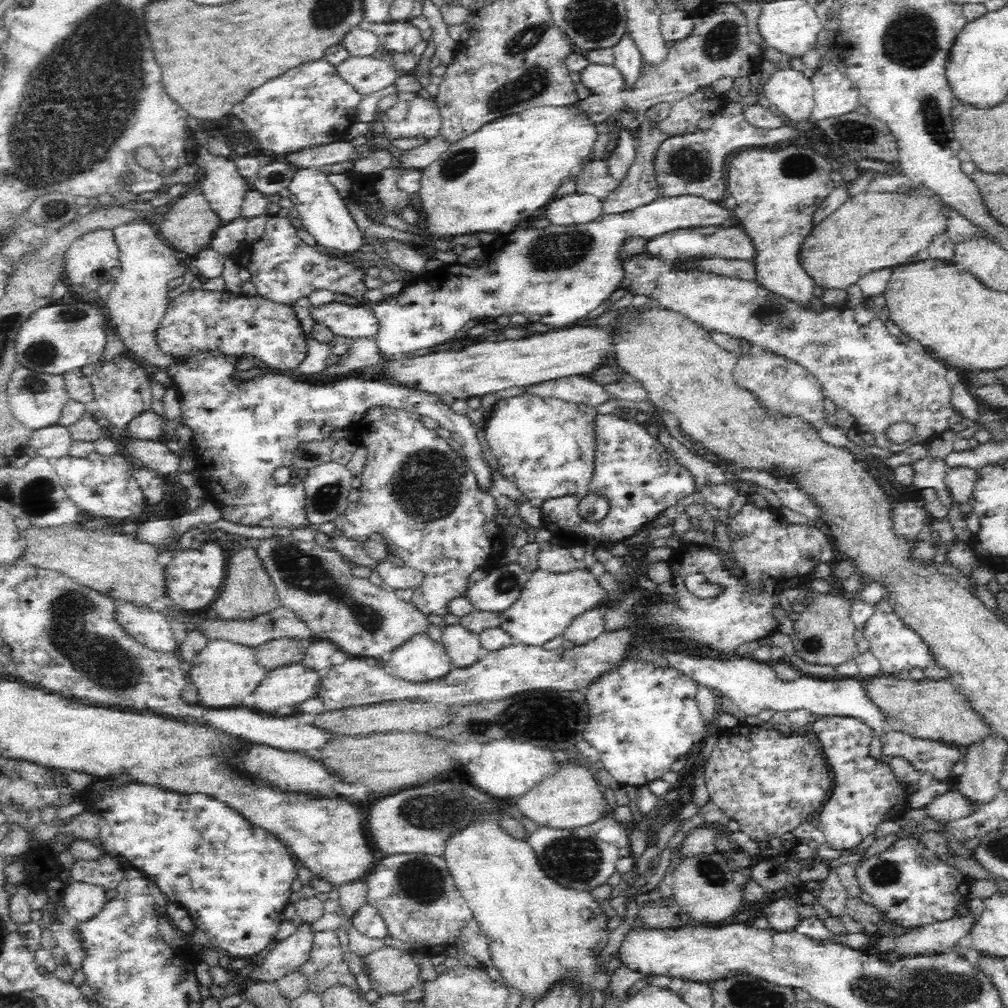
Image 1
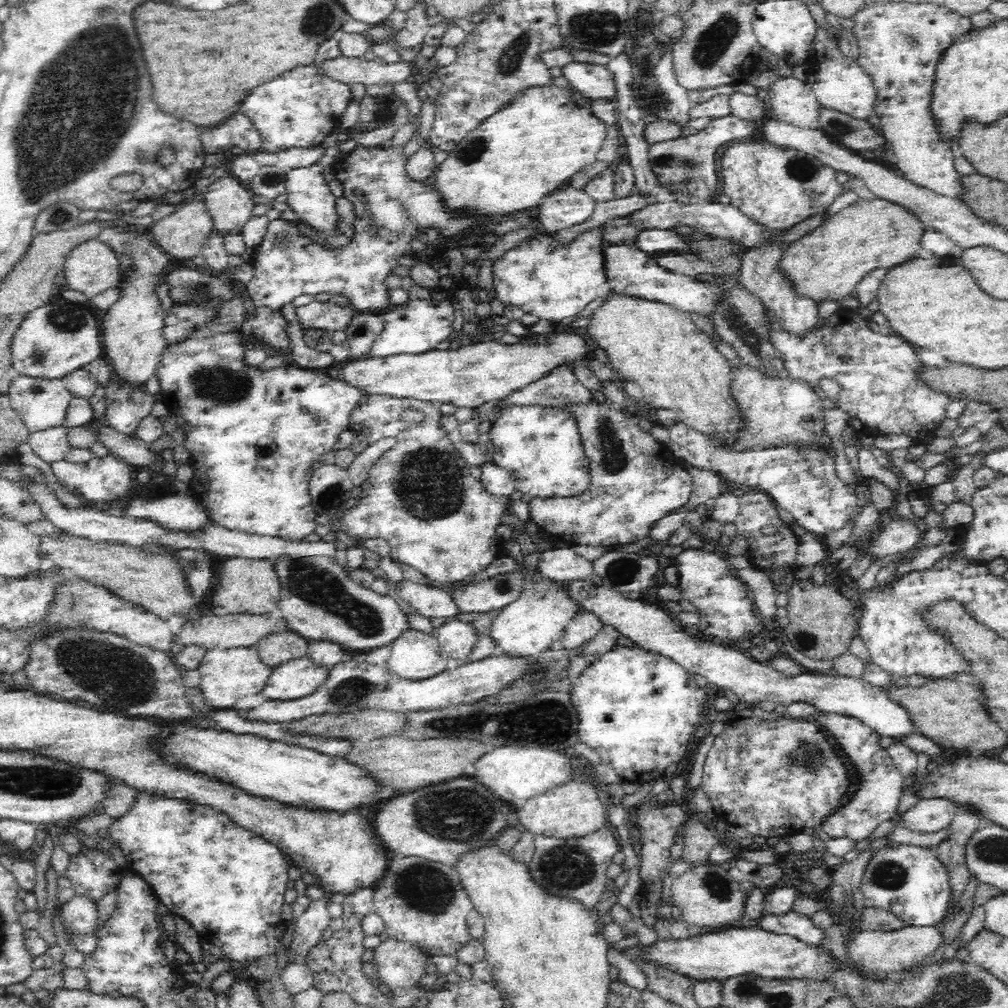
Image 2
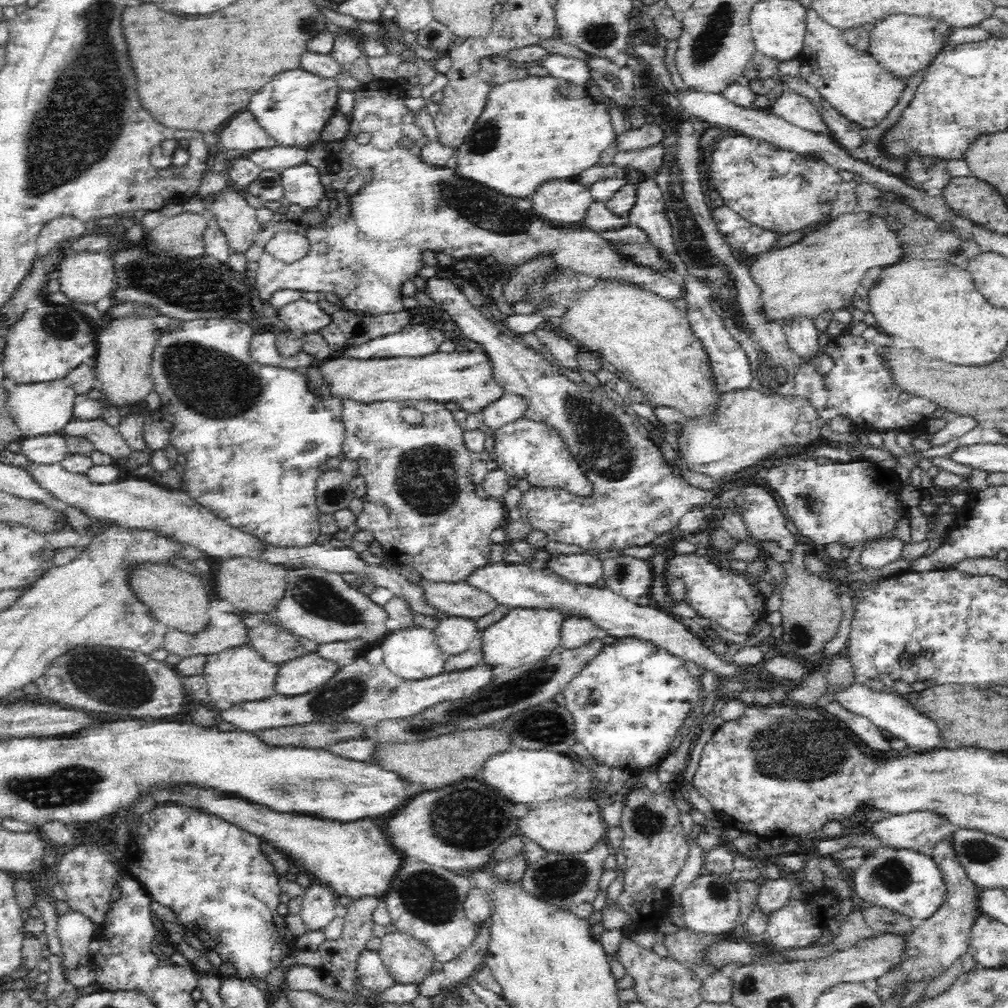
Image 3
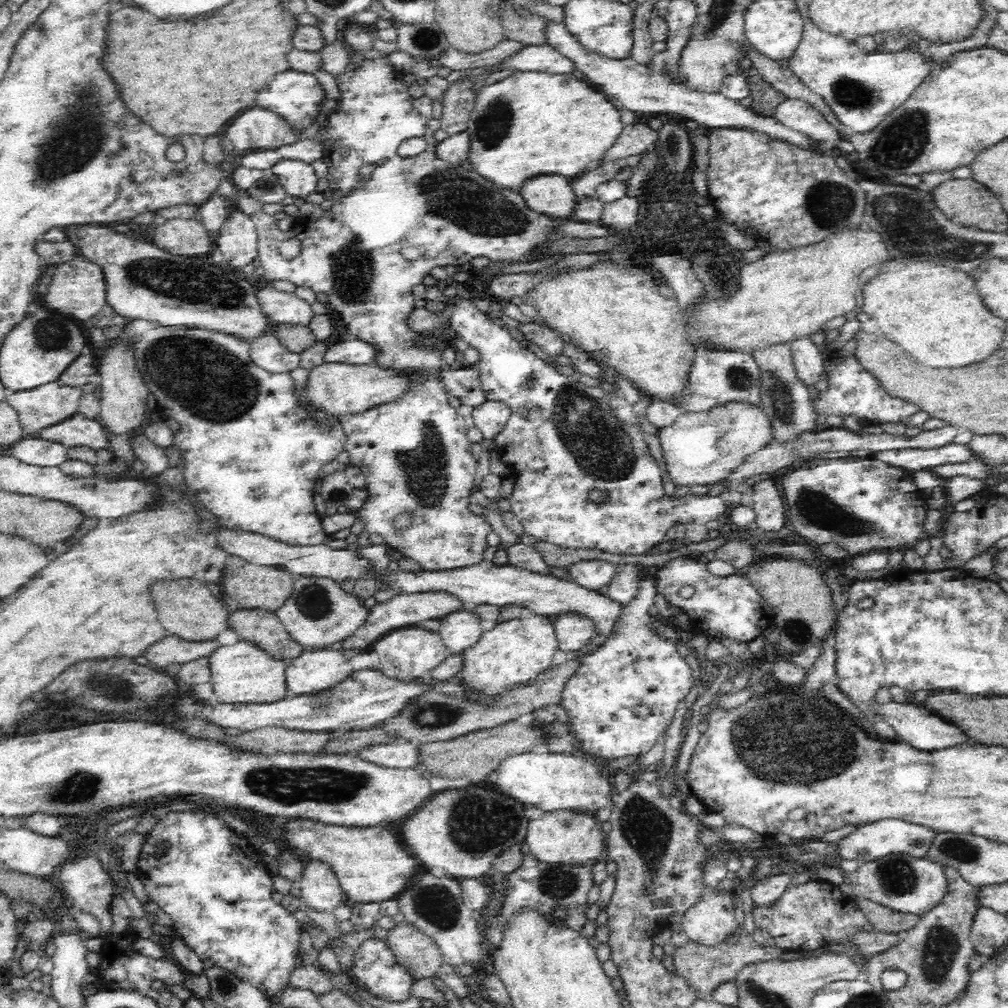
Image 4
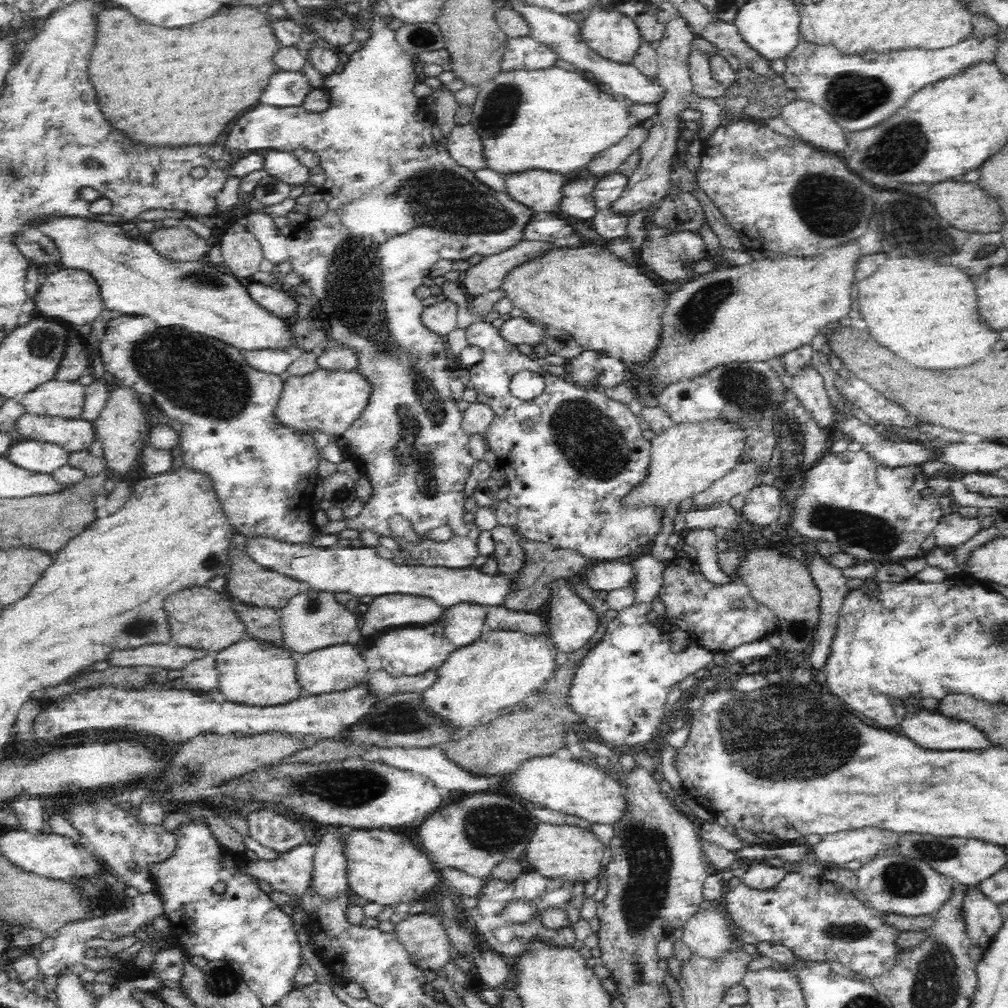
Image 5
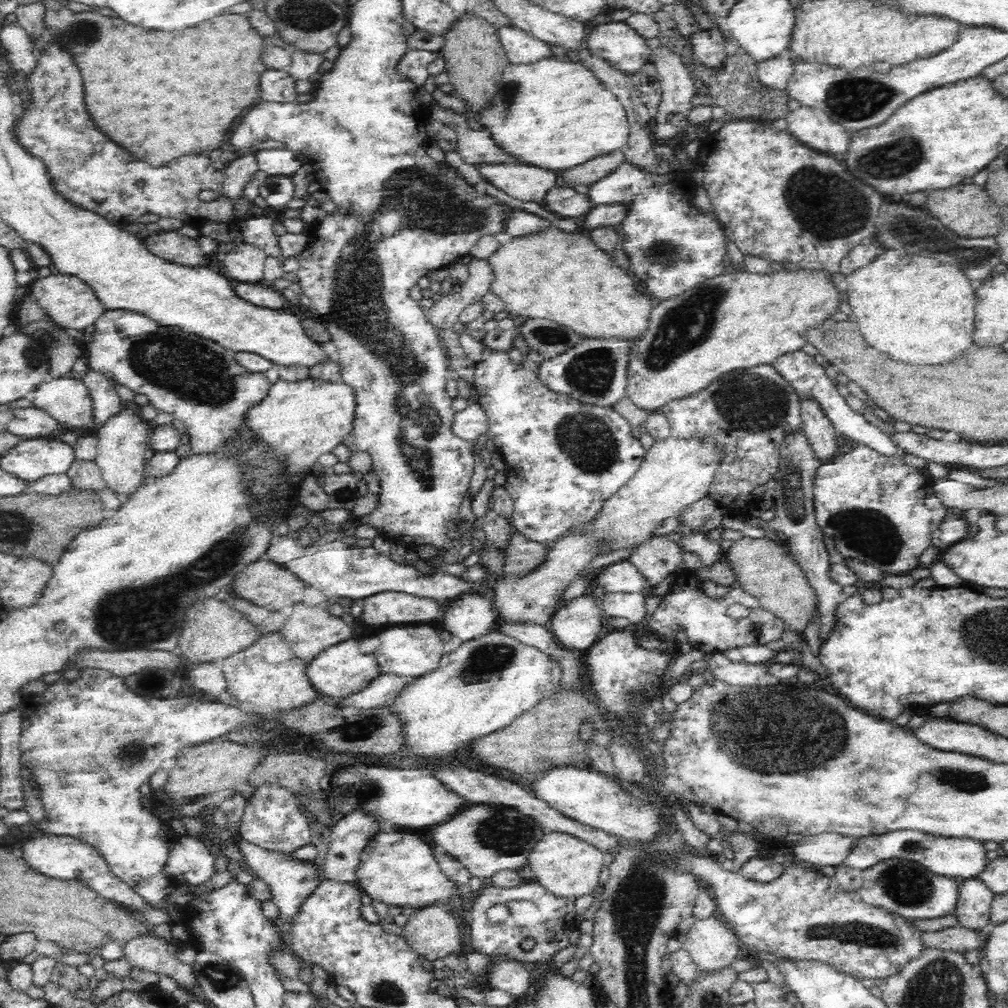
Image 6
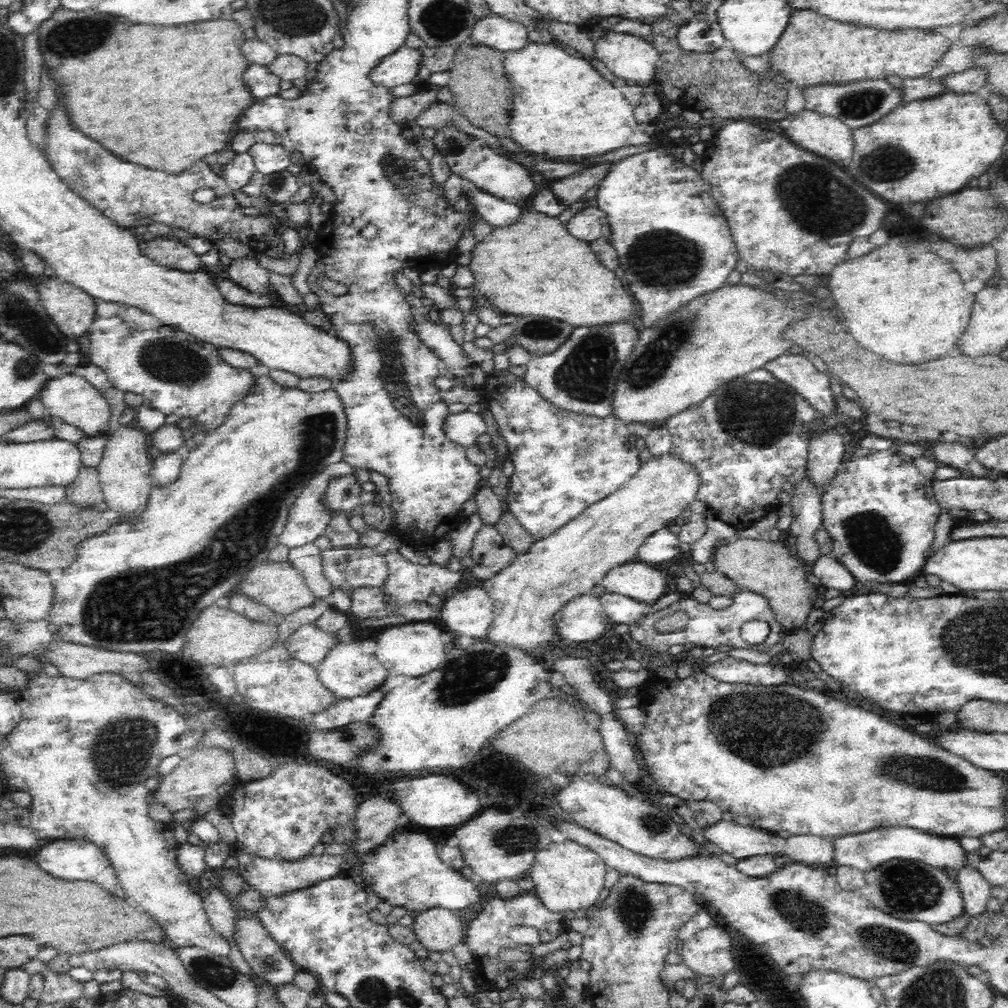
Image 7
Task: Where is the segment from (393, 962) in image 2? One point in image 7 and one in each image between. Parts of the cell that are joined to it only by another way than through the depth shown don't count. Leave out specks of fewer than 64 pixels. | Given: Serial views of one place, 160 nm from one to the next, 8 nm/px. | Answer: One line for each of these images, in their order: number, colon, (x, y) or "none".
3: (407, 961)
4: (420, 958)
5: (421, 935)
6: (432, 932)
7: (438, 929)

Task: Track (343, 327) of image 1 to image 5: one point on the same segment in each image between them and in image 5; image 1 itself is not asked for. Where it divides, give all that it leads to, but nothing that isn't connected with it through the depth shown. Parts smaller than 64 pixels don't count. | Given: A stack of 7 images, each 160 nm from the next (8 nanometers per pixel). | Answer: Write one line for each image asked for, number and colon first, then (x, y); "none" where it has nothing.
2: (328, 316)
3: (301, 316)
4: (280, 308)
5: (277, 301)

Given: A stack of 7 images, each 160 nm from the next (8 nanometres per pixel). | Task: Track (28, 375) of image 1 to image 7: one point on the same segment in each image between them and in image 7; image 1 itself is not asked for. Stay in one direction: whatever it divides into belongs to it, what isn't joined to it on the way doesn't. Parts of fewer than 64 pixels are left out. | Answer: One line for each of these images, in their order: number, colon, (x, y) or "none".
2: (42, 403)
3: (39, 408)
4: (41, 407)
5: (54, 398)
6: (67, 400)
7: (72, 399)

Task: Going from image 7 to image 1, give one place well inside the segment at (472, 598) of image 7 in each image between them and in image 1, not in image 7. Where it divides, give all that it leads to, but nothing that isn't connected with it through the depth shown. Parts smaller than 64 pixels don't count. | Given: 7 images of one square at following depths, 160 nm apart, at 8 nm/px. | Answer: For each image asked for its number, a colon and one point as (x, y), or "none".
1: (463, 647)
2: (457, 638)
3: (454, 634)
4: (459, 631)
5: (463, 624)
6: (468, 617)

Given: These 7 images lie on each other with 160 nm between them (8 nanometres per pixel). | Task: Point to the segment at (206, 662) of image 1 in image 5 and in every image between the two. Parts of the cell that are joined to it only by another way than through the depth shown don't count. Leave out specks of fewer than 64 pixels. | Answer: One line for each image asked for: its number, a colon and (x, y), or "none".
2: (227, 674)
3: (236, 675)
4: (241, 673)
5: (252, 672)

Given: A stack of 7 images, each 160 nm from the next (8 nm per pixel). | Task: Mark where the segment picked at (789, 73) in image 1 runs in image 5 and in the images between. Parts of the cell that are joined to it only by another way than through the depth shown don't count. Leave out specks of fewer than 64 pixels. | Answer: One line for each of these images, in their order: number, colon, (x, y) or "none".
2: (793, 101)
3: (793, 107)
4: (796, 113)
5: (815, 126)

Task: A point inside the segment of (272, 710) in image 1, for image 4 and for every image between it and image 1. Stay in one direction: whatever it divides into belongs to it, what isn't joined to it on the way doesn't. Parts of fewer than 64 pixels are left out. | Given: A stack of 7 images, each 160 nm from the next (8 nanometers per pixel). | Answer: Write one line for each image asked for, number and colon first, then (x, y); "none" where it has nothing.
2: (298, 678)
3: (298, 676)
4: (316, 669)

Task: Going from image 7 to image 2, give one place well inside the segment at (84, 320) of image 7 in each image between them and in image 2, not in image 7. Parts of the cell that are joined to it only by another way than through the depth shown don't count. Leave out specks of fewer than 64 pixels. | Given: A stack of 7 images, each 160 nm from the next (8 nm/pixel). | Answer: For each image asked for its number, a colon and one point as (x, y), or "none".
2: (92, 267)
3: (87, 276)
4: (78, 287)
5: (71, 295)
6: (72, 304)

